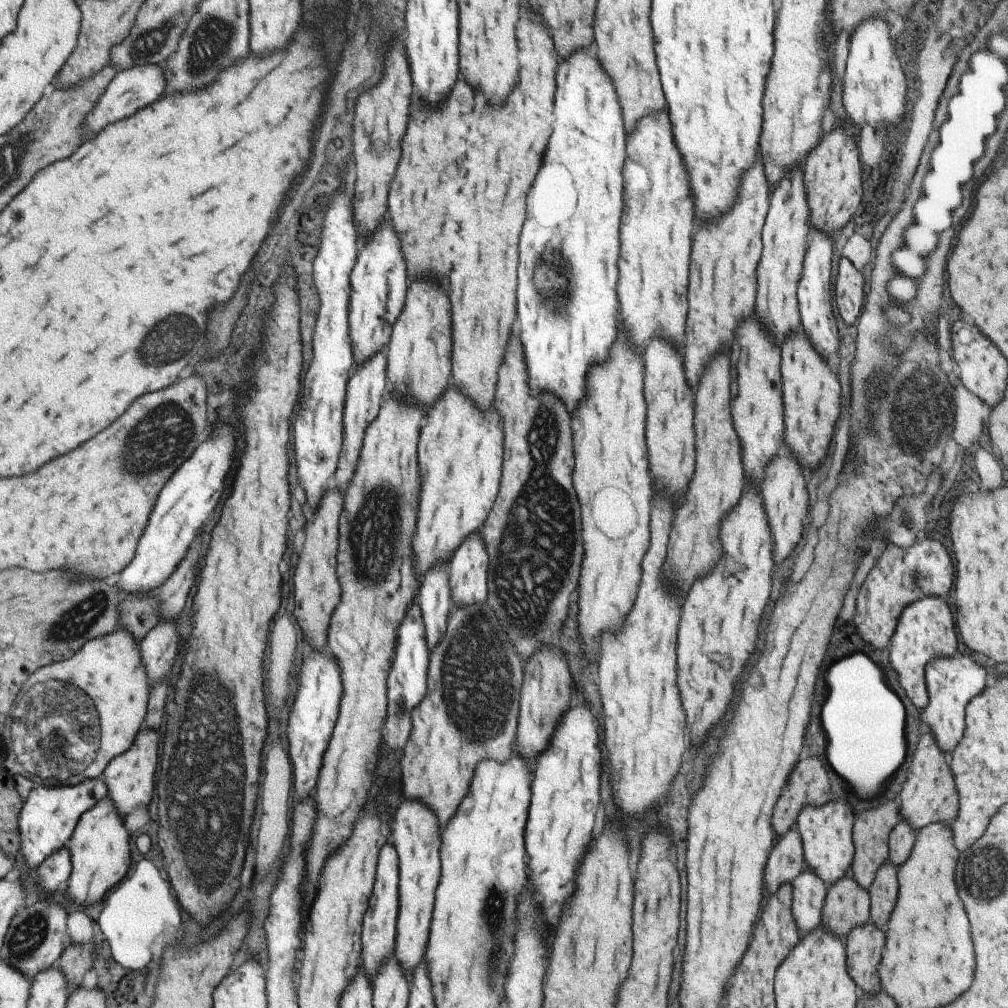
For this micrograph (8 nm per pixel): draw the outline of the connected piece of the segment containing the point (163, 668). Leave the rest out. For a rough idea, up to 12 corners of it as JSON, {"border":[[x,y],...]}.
{"border":[[159,621],[140,642],[151,685],[165,680],[177,656],[177,624]]}

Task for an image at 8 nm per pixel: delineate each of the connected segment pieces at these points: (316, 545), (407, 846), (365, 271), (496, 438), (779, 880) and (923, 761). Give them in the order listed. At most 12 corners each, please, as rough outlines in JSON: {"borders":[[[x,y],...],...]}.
{"borders":[[[342,494],[320,499],[293,574],[295,622],[325,646],[340,601]],[[402,801],[393,955],[407,980],[424,958],[439,878],[439,828]],[[387,222],[361,237],[349,273],[354,366],[386,350],[406,295]],[[447,390],[419,432],[419,581],[479,532],[498,412]],[[796,827],[776,838],[763,882],[769,896],[805,870]],[[928,732],[900,789],[915,832],[958,809],[948,758]]]}

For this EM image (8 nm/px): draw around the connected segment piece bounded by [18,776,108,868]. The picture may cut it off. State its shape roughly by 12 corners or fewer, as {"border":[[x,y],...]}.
{"border":[[100,776],[34,785],[18,814],[20,851],[37,868],[67,846],[107,794]]}

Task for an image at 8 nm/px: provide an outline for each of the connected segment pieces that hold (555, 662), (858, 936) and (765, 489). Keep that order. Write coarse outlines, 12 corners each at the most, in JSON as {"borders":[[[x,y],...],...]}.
{"borders":[[[565,660],[523,668],[514,752],[535,760],[569,706]],[[871,922],[845,936],[846,969],[859,993],[881,992],[884,931]],[[777,456],[761,484],[763,512],[781,564],[807,512],[795,460]]]}

